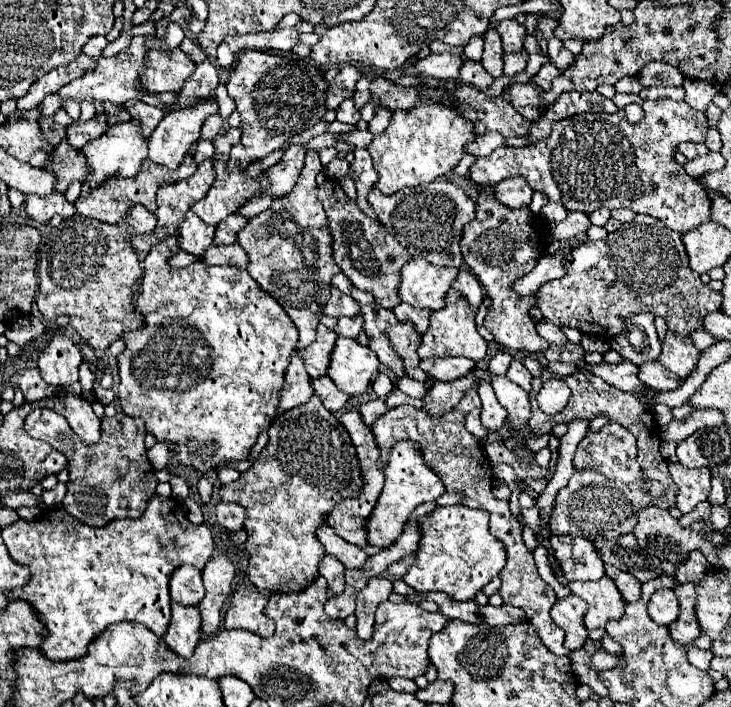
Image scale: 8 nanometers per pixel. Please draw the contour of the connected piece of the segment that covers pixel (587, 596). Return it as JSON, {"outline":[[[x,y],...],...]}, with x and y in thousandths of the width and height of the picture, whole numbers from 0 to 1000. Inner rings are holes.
{"outline":[[[825,815],[817,823],[778,823],[776,832],[781,840],[803,851],[803,866],[798,883],[803,891],[828,888],[830,880],[847,877],[852,871],[852,849],[847,849],[847,835],[833,815]]]}

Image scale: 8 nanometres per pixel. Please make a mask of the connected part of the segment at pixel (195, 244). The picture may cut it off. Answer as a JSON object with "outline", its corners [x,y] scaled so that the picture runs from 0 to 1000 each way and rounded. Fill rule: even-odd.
{"outline":[[[256,300],[242,328],[245,354],[253,354],[256,359],[272,365],[291,345],[291,331],[294,331],[294,320],[280,320],[280,314],[272,311],[264,300]]]}

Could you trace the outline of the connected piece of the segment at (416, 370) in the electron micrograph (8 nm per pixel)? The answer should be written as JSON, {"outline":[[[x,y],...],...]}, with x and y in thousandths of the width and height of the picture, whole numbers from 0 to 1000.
{"outline":[[[543,458],[543,461],[529,464],[527,472],[529,472],[535,492],[540,492],[546,506],[551,509],[551,529],[557,535],[581,540],[584,529],[573,521],[573,504],[570,504],[570,489],[576,487],[576,475],[565,467],[565,461]]]}

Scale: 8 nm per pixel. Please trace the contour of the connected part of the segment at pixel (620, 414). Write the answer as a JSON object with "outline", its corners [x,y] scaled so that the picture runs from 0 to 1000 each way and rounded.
{"outline":[[[744,519],[741,522],[740,535],[729,535],[728,550],[724,554],[724,566],[726,566],[726,580],[732,580],[732,586],[726,586],[724,595],[721,597],[725,607],[733,615],[748,614],[754,610],[754,605],[761,600],[759,597],[770,597],[770,600],[778,600],[781,594],[811,594],[822,586],[828,586],[836,597],[847,597],[852,605],[858,605],[863,614],[869,614],[871,620],[871,636],[874,636],[874,656],[880,662],[880,670],[882,670],[882,679],[896,679],[896,682],[904,682],[910,687],[910,720],[915,720],[925,710],[926,687],[922,682],[918,682],[918,670],[912,665],[912,651],[904,645],[902,639],[902,628],[904,628],[904,620],[902,620],[902,603],[891,586],[891,577],[885,574],[885,566],[896,563],[896,557],[902,557],[902,552],[893,552],[893,549],[885,549],[885,554],[847,554],[841,549],[836,549],[833,543],[828,543],[825,537],[819,537],[817,532],[806,529],[806,526],[789,526],[789,529],[773,532],[772,537],[778,543],[781,549],[781,566],[776,571],[776,577],[762,586],[762,588],[746,588],[737,577],[735,577],[735,554],[737,554],[737,546],[743,545],[743,540],[754,533],[759,532],[751,521]]]}

